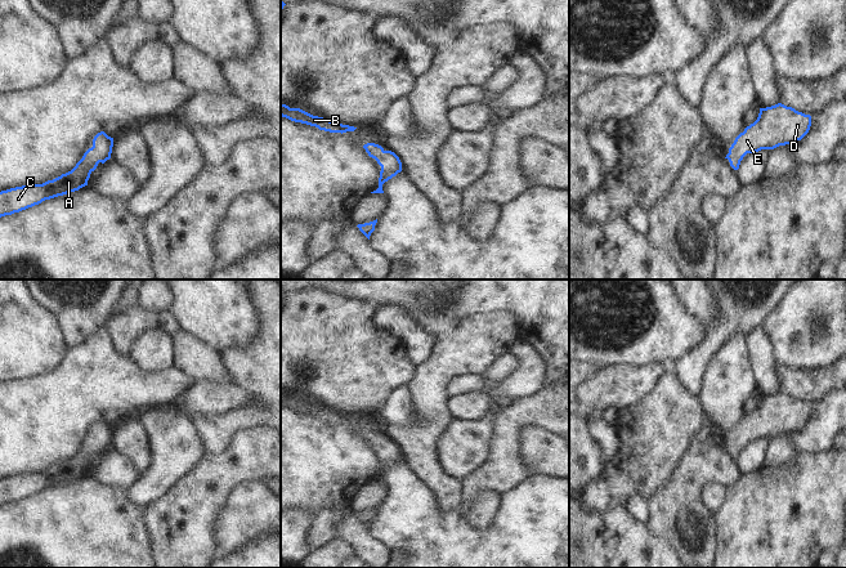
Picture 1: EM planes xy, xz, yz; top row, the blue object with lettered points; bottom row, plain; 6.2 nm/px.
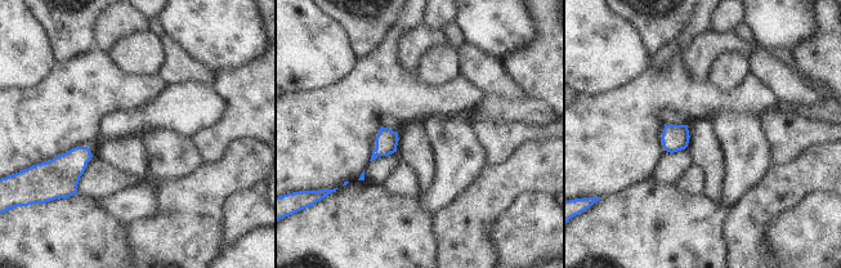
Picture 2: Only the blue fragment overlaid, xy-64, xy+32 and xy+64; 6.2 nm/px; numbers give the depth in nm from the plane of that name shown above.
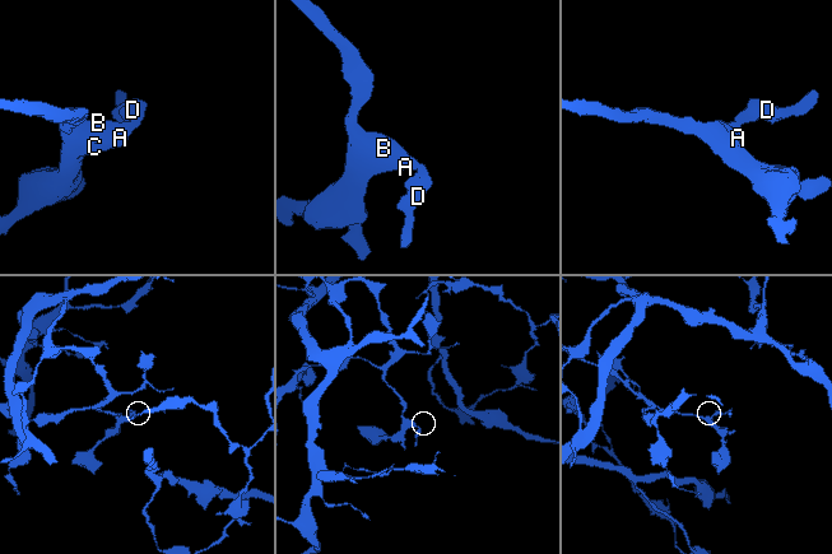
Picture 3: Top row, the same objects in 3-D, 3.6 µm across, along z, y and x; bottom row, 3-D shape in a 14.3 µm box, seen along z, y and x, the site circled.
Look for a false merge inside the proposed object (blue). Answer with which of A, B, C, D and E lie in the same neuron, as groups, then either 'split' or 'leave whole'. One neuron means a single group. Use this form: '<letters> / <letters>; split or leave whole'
A B C D E; leave whole

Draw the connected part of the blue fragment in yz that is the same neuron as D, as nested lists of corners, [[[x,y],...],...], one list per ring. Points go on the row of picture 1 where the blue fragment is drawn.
[[[782,103],[760,108],[757,120],[735,138],[725,158],[734,170],[738,170],[747,153],[798,142],[809,133],[810,126],[810,115]]]

